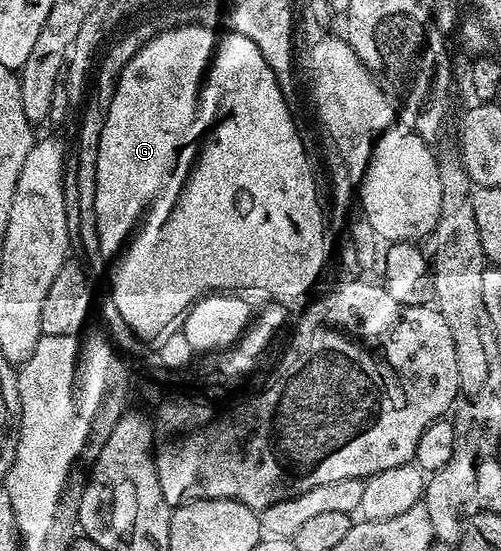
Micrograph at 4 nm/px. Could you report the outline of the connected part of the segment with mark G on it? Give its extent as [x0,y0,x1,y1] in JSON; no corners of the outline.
[96,24,326,344]

